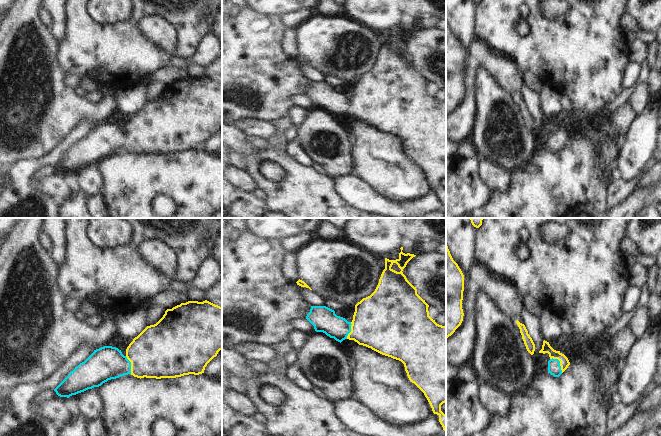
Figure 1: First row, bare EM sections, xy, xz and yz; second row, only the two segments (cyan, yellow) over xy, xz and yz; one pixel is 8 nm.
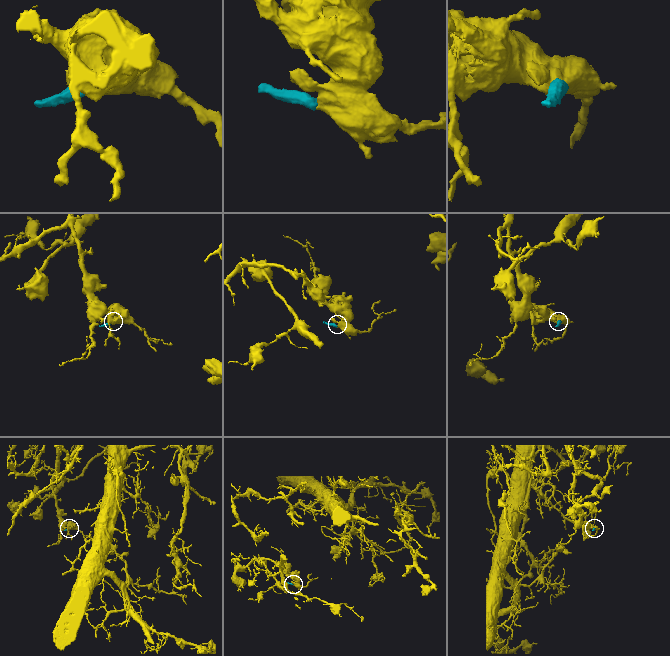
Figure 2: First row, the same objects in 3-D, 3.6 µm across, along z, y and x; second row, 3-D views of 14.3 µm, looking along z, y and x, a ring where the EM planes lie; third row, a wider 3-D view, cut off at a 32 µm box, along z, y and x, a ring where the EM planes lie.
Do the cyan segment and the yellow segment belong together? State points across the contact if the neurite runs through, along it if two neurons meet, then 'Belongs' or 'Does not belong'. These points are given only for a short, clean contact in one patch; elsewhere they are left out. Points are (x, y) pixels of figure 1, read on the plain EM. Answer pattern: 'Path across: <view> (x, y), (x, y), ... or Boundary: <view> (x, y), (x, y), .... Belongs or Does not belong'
Path across: yz (554, 144), (559, 138), (546, 124). Belongs.

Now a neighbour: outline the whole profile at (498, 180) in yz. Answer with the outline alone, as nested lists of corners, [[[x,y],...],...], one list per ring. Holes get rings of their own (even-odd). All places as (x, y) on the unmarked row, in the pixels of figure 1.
[[[480,160],[478,174],[492,193],[506,193],[510,189],[512,174],[491,161]]]

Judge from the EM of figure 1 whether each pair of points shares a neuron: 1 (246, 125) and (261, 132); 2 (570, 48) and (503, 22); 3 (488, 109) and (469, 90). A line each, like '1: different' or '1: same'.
1: same
2: same
3: different

